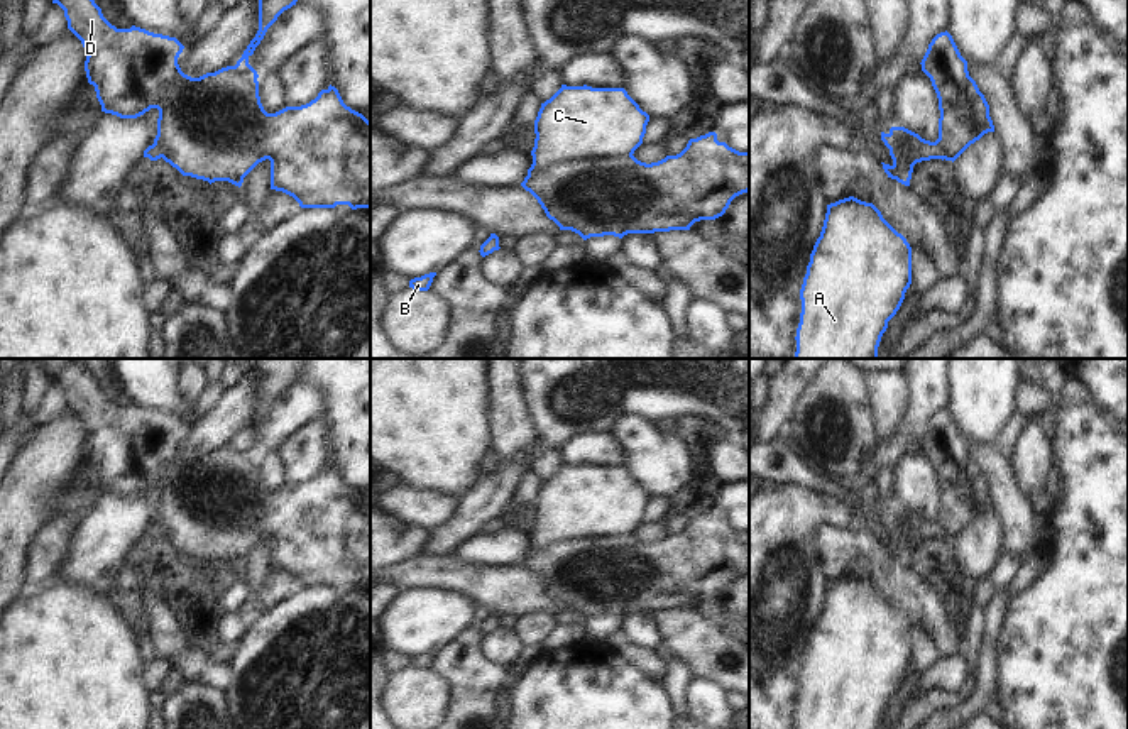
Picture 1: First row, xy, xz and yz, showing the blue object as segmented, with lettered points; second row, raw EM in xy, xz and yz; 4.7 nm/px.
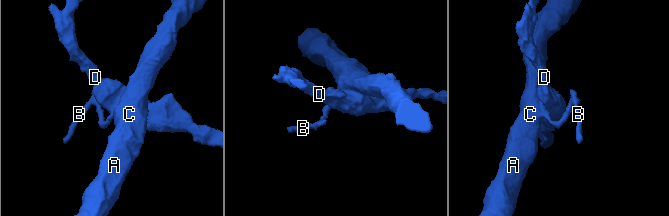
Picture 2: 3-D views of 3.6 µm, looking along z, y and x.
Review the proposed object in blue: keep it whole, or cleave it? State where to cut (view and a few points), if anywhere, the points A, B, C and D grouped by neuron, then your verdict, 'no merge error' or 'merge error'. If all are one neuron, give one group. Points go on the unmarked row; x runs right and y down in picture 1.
cut xz (631, 533), (565, 537), (536, 547), (528, 553); groups A B C / D; merge error

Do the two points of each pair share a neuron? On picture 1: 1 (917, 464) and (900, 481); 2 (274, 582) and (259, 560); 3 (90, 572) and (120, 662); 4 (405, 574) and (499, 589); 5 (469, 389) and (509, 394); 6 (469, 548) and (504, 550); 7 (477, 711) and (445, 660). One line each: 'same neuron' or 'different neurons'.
1: same neuron
2: different neurons
3: different neurons
4: same neuron
5: different neurons
6: same neuron
7: same neuron

